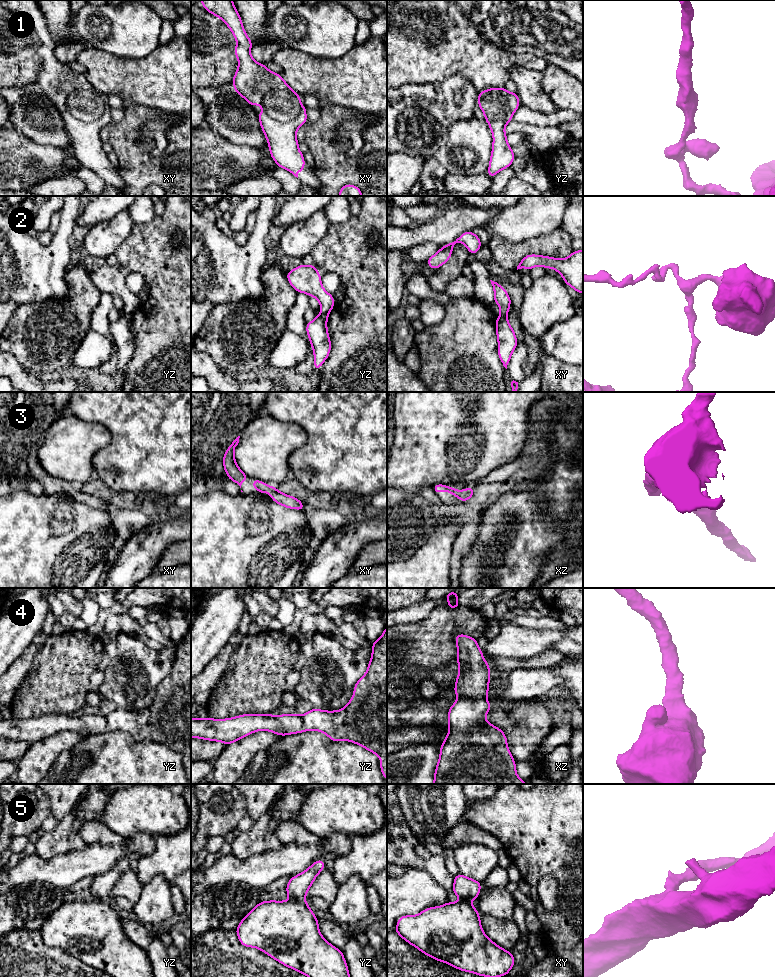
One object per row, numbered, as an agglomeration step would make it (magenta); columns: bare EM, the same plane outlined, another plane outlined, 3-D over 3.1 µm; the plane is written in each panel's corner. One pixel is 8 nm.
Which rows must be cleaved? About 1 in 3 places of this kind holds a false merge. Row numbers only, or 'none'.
2, 5

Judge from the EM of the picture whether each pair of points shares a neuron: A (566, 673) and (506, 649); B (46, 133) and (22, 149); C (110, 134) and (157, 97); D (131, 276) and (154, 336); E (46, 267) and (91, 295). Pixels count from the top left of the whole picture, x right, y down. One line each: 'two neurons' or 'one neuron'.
A: two neurons
B: two neurons
C: two neurons
D: two neurons
E: two neurons

